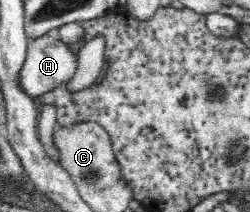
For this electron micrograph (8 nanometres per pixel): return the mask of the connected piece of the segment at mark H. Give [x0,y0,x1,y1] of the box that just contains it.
[20,34,80,98]

